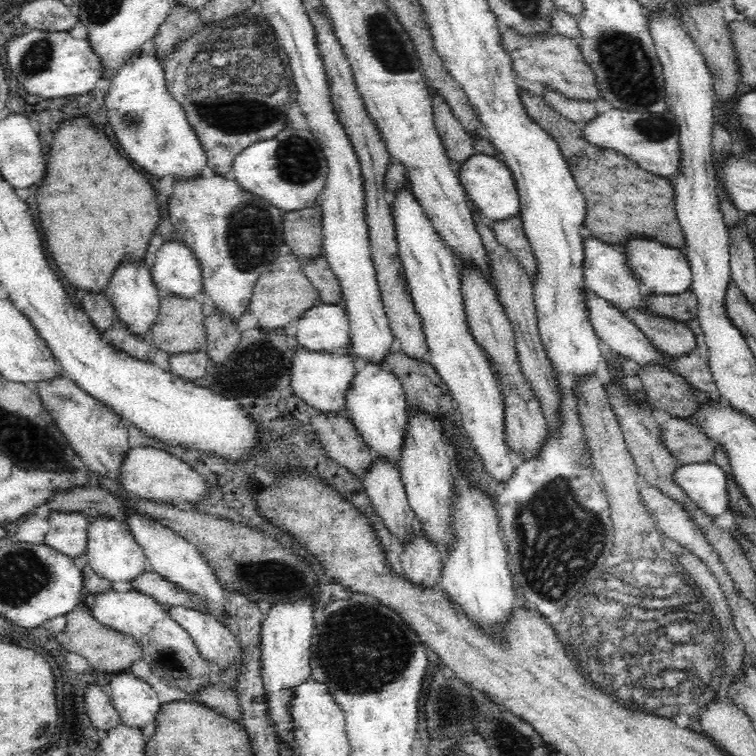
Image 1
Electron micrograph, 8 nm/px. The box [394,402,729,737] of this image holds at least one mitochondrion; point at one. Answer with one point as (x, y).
(642, 642)

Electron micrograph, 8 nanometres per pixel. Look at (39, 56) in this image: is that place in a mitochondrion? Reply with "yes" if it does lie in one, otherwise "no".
yes

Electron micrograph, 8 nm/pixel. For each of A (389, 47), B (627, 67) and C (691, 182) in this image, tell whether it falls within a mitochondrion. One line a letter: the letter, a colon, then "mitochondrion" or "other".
A: mitochondrion
B: mitochondrion
C: other

